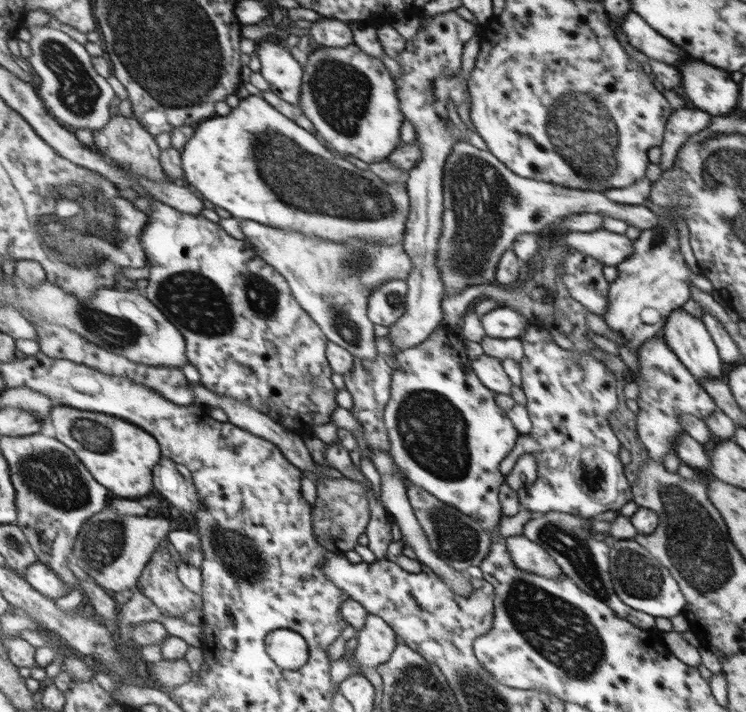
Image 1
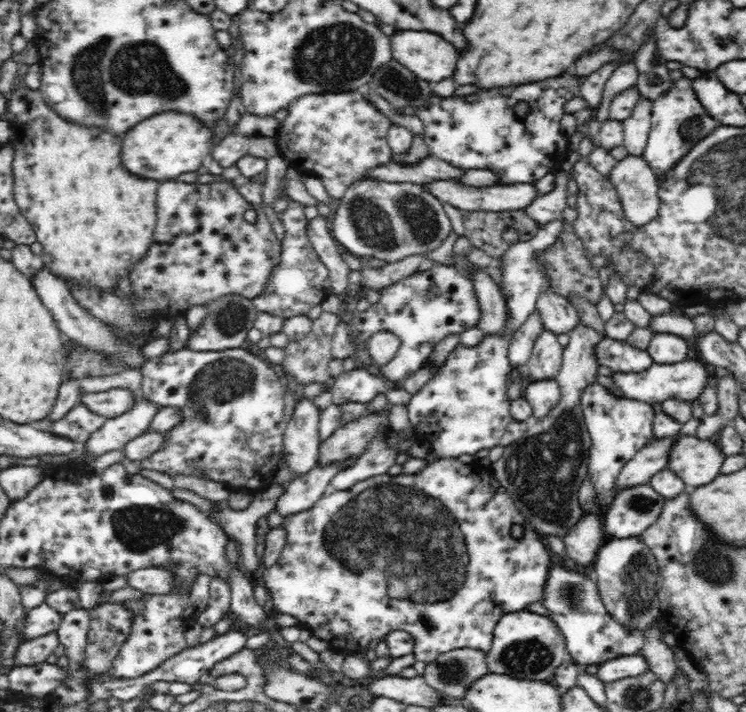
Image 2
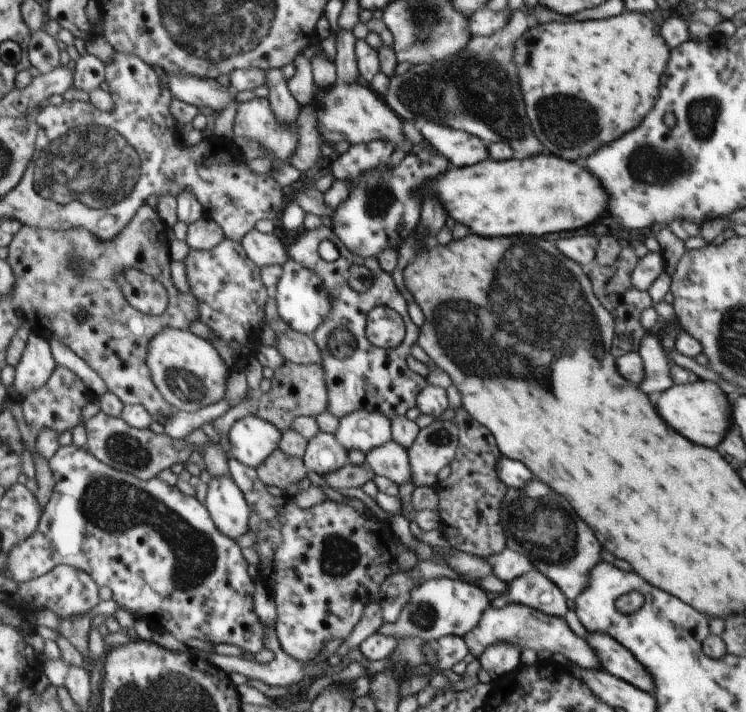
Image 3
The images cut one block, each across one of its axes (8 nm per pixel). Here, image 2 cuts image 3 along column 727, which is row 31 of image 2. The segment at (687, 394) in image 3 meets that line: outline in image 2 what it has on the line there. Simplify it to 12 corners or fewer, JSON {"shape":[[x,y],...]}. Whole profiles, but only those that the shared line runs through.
{"shape":[[399,29],[394,59],[432,84],[451,78],[458,52],[429,30]]}

